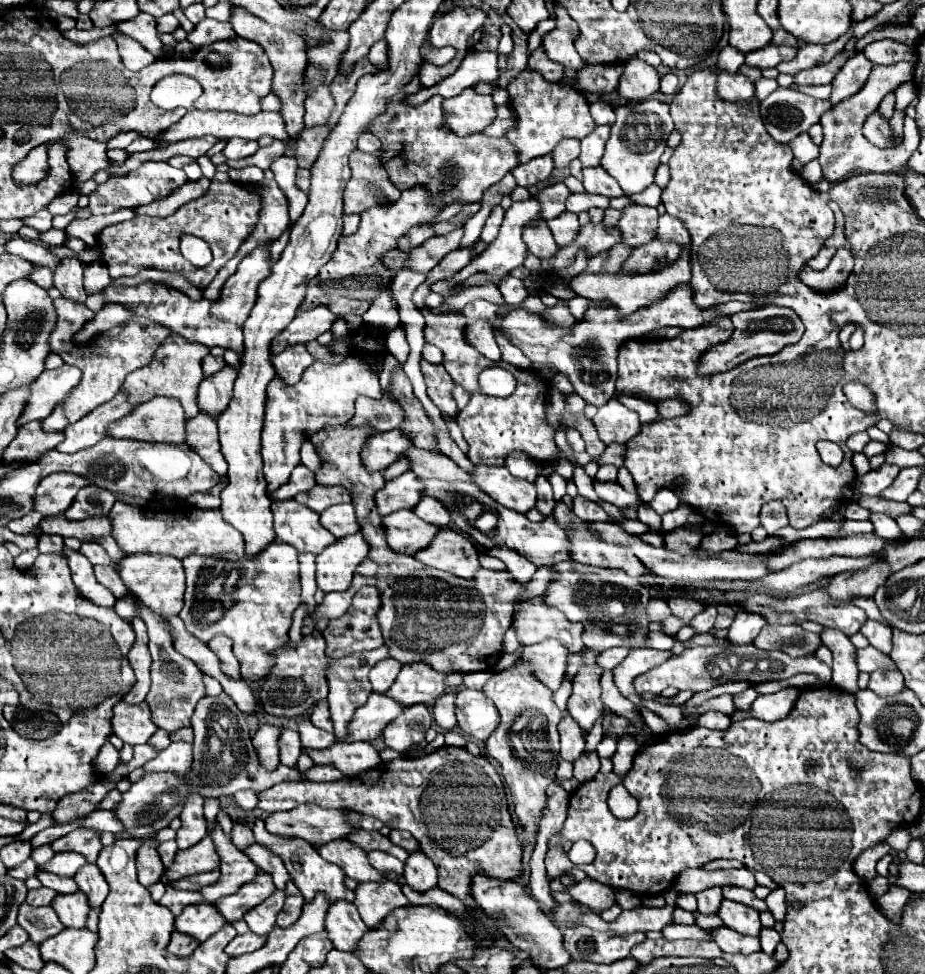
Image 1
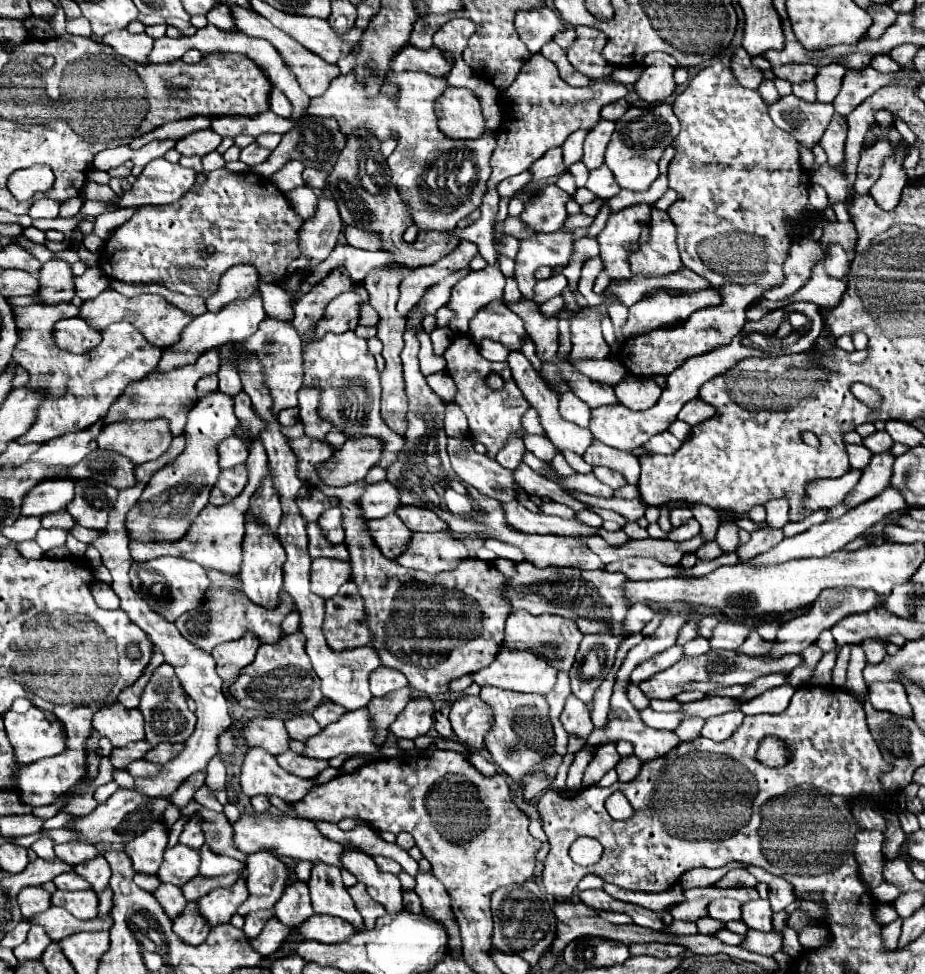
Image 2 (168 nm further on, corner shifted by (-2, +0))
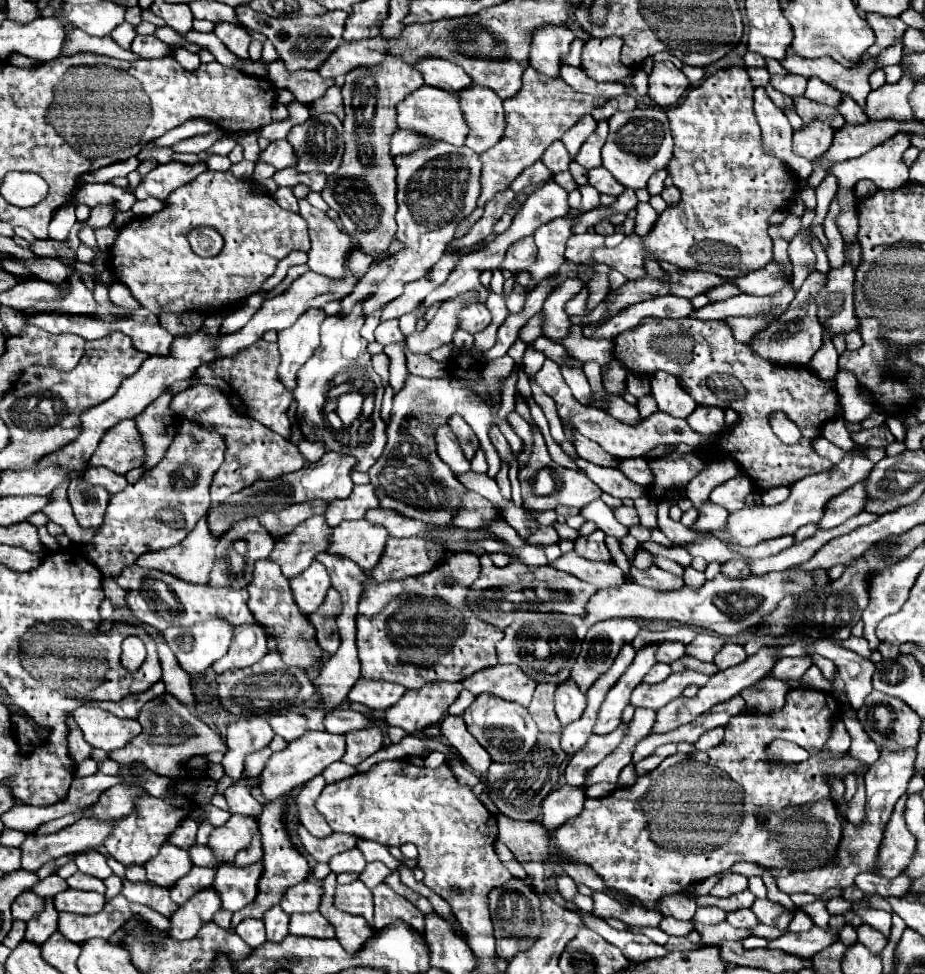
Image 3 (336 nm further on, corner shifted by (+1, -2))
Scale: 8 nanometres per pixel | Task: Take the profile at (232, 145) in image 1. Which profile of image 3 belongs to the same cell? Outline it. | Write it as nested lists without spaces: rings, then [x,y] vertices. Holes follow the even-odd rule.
[[[279,139],[279,141],[269,143],[269,147],[265,151],[261,151],[259,161],[271,163],[275,169],[285,169],[285,167],[295,167],[297,165],[295,151],[293,151],[293,147],[287,139]]]

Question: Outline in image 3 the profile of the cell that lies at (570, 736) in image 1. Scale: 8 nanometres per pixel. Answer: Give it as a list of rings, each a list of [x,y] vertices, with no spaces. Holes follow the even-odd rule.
[[[573,679],[563,681],[557,685],[555,691],[555,711],[561,721],[561,725],[569,725],[581,717],[581,713],[587,707],[587,697],[585,693],[579,691],[577,683]]]

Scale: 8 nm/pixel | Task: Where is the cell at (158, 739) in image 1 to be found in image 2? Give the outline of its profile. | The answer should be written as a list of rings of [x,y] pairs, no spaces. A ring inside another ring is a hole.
[[[142,739],[142,741],[136,741],[134,745],[126,745],[126,747],[114,749],[110,759],[112,759],[112,765],[114,765],[116,769],[124,769],[124,767],[126,767],[126,765],[130,765],[132,761],[142,759],[150,749],[152,749],[150,741]]]

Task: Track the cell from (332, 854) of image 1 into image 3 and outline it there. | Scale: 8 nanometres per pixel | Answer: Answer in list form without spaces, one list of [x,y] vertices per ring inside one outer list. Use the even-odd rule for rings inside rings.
[[[381,883],[379,887],[373,889],[373,897],[375,897],[373,925],[377,931],[381,931],[383,927],[387,927],[391,923],[405,921],[415,931],[425,933],[423,913],[415,905],[411,905],[407,899],[403,899],[401,895],[395,895],[395,891],[391,891],[385,883]]]

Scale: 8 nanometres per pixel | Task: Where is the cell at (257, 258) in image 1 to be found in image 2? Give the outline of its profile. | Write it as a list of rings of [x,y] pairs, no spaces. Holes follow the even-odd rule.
[[[254,293],[254,295],[246,297],[246,299],[236,299],[236,301],[228,303],[228,305],[224,305],[218,313],[198,315],[182,331],[180,343],[170,347],[170,349],[164,349],[164,355],[162,355],[162,361],[158,363],[158,369],[166,371],[166,369],[172,369],[172,367],[178,367],[178,365],[186,365],[188,361],[194,361],[194,357],[198,357],[198,353],[204,353],[206,349],[218,349],[218,347],[222,347],[226,343],[244,341],[258,329],[258,323],[264,317],[266,317],[266,311],[262,307],[260,293]]]

